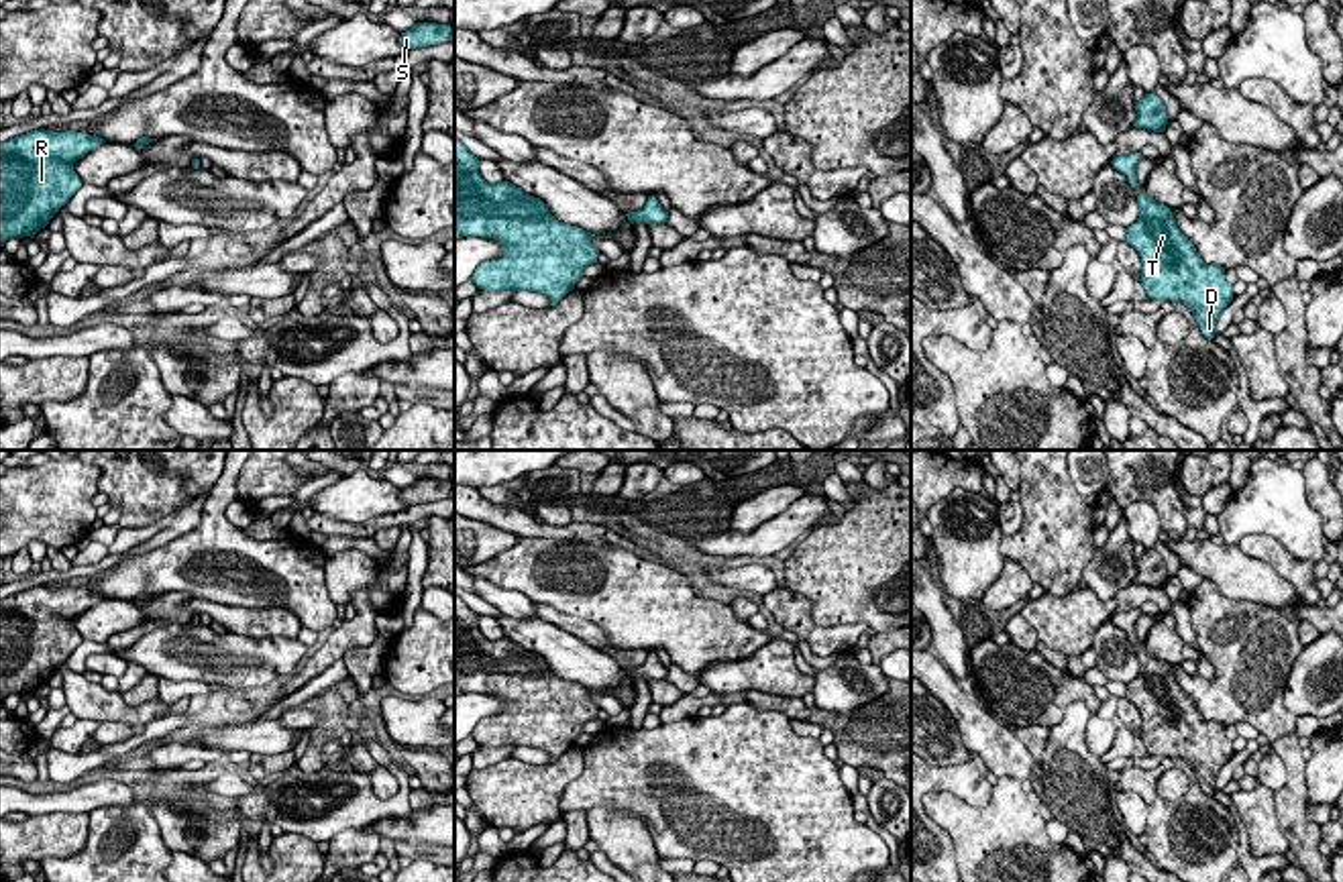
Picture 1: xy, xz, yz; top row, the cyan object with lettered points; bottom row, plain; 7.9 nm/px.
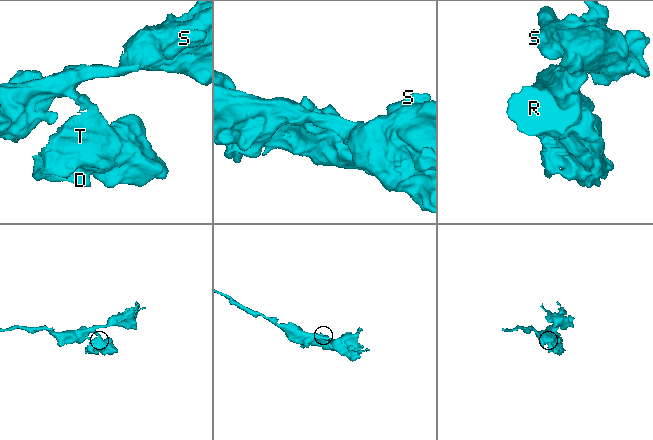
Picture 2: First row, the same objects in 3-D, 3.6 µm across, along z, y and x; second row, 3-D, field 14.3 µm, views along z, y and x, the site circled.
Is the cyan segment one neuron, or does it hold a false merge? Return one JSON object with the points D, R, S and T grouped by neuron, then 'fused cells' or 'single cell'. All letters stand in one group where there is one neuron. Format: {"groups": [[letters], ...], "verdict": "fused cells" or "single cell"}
{"groups": [["D", "T"], ["R", "S"]], "verdict": "fused cells"}

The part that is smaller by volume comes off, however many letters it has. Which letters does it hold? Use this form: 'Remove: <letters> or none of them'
Remove: D, T

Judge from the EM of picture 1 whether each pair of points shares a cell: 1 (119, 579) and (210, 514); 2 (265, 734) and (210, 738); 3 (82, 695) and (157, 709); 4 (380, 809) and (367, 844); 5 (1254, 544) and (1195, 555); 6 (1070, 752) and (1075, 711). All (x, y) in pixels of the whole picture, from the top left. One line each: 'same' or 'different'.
1: same
2: same
3: same
4: different
5: different
6: same

